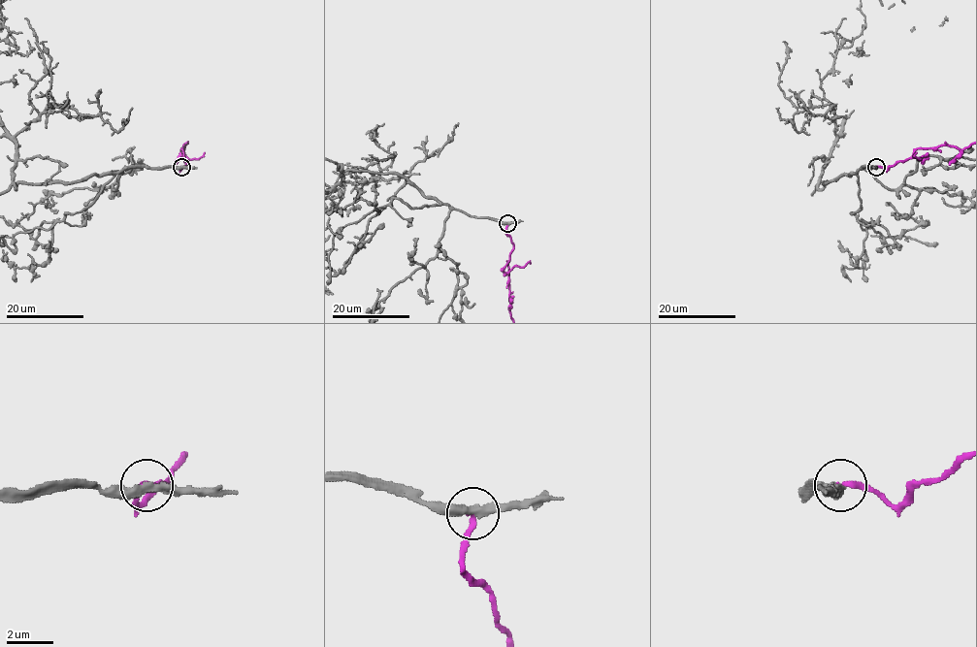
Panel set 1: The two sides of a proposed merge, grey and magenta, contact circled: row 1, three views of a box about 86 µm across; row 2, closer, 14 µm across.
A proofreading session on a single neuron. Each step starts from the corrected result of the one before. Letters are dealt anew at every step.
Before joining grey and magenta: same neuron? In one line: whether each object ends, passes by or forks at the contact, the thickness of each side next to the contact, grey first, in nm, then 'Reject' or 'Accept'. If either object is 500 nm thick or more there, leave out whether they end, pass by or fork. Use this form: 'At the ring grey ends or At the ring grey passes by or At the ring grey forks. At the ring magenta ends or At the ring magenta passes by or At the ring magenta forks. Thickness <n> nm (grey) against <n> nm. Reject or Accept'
At the ring grey passes by. At the ring magenta ends. Thickness 340 nm (grey) against 240 nm. Accept

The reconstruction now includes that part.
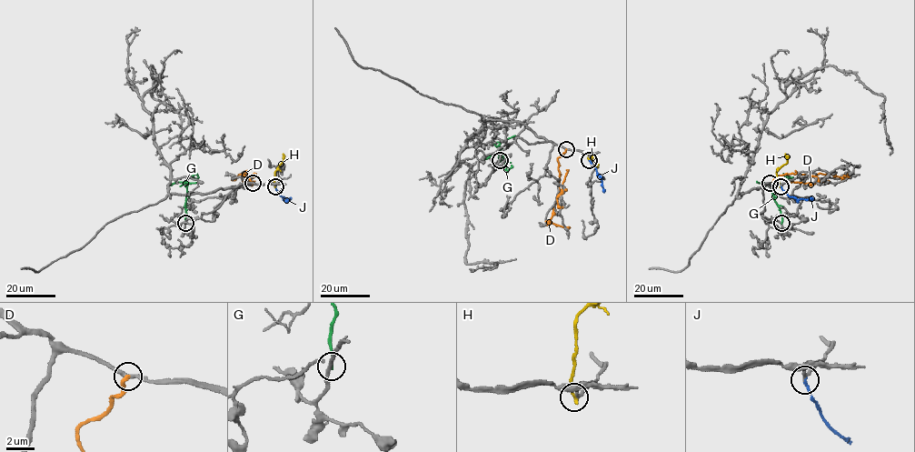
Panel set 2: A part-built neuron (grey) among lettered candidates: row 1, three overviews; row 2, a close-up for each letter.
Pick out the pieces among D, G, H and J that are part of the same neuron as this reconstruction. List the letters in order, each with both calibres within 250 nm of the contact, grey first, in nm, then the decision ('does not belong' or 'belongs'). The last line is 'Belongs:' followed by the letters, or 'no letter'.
D: calibres 320 and 280 nm; does not belong
G: calibres 240 and 240 nm; does not belong
H: calibres 240 and 240 nm; does not belong
J: calibres 200 and 180 nm; belongs
Belongs: J

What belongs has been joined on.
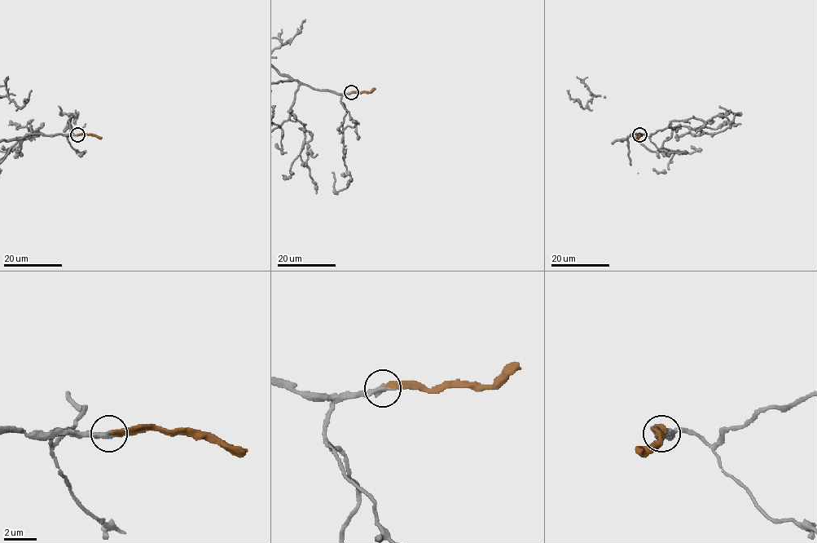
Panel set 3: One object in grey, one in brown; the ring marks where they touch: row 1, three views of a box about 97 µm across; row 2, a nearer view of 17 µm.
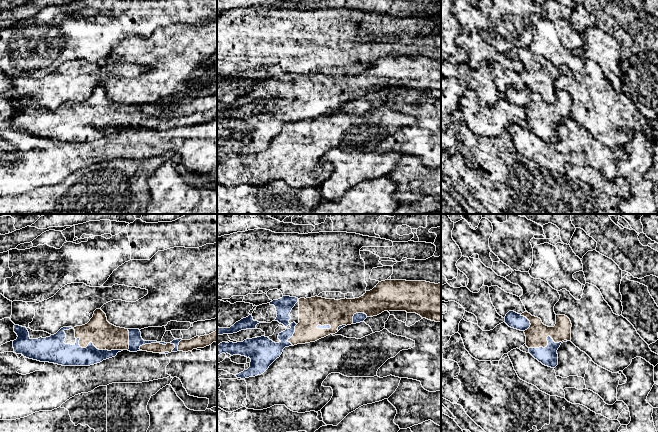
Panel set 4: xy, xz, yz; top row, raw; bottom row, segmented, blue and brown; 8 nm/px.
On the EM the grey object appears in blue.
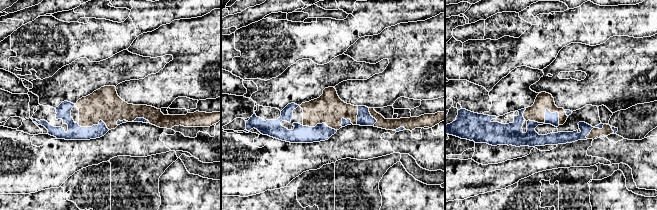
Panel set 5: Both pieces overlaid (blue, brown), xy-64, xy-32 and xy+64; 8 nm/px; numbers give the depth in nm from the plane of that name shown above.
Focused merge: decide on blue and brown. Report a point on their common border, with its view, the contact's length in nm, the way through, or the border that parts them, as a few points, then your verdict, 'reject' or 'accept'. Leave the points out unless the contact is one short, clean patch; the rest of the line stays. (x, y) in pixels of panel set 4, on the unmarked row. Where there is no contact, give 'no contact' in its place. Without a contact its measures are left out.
meets blue in xy at (96, 124); contact 380 nm long; accept

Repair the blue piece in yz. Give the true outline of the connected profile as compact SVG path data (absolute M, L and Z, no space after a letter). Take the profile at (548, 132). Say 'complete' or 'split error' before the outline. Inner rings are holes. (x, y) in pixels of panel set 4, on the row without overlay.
split error | M509 87L504 97L509 103L523 107L529 129L543 141L555 144L558 141L557 126L563 118L571 116L571 97L565 91L556 91L554 103L544 101L540 94L527 87L518 90Z

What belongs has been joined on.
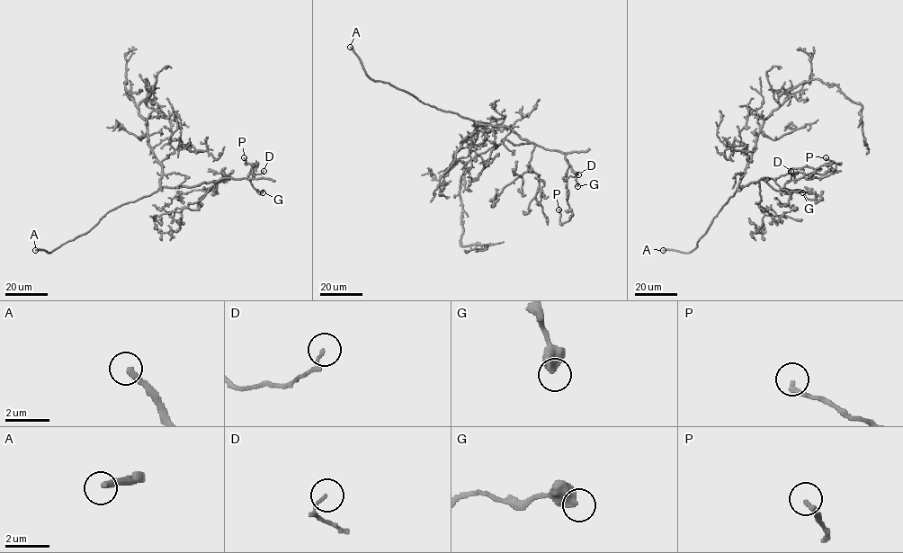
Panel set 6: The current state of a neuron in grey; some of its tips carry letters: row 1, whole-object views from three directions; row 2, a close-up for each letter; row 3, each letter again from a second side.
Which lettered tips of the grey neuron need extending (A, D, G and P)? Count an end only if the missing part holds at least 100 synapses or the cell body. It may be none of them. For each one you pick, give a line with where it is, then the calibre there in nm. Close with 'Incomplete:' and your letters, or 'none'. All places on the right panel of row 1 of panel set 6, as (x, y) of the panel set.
A: place (663, 250); calibre 280 nm
Incomplete: A

